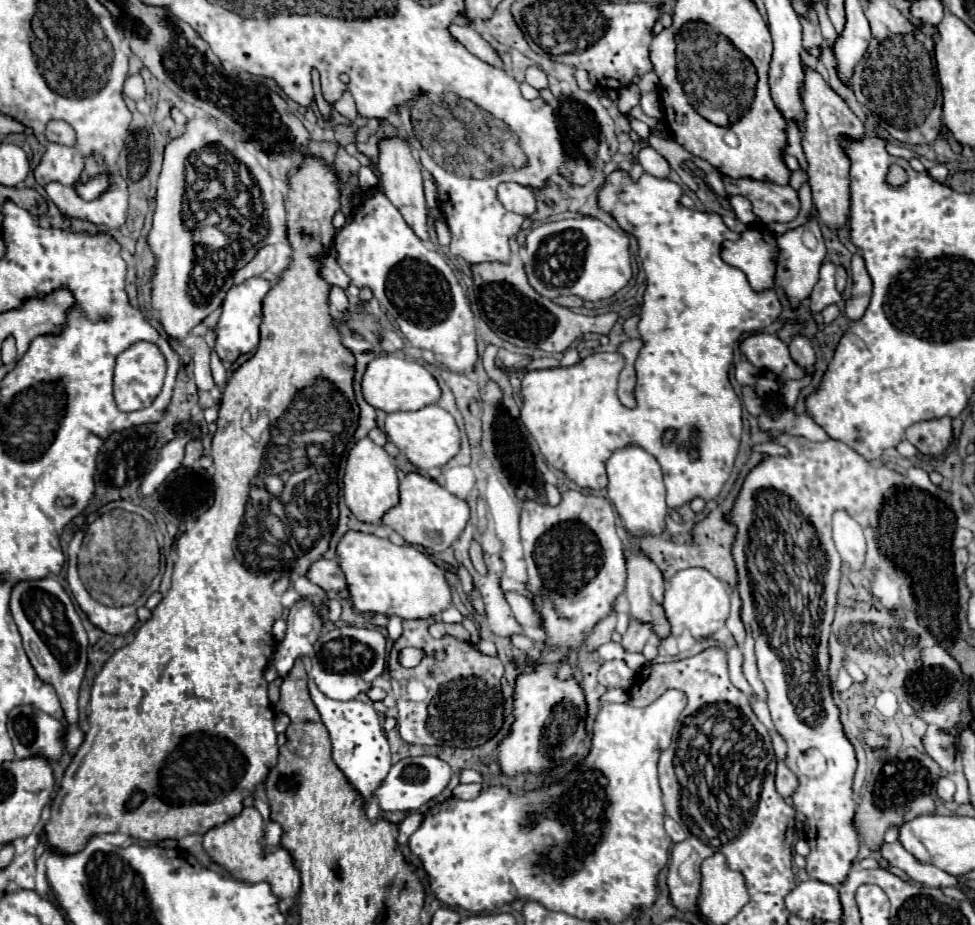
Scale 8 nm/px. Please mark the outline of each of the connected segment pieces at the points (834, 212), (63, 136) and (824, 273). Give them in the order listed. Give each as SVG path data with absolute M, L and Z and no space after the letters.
M804 68L806 80L802 90L802 104L806 110L804 120L804 136L802 136L802 148L808 160L808 182L812 186L812 200L814 208L820 216L820 220L832 228L842 228L850 218L850 162L846 154L840 150L838 136L846 134L850 138L862 138L864 136L864 124L860 118L846 106L846 102L822 80L820 74L816 74L810 68Z
M52 120L48 122L46 126L46 138L50 142L56 142L56 144L66 144L66 146L74 146L76 144L76 132L74 128L64 122L64 120Z
M824 264L820 268L820 280L816 282L812 294L810 294L810 312L818 314L822 312L828 304L838 304L842 300L840 292L834 286L834 264Z

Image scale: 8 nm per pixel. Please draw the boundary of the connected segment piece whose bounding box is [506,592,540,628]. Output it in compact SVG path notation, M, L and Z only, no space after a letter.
M506 592L506 602L510 604L510 608L512 608L512 612L520 624L540 628L540 618L538 618L536 610L530 606L530 602L522 594Z

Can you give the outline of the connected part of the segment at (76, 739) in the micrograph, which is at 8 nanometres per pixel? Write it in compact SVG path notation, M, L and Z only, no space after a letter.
M68 730L66 732L66 750L74 752L82 744L82 740L84 740L84 736L80 730Z

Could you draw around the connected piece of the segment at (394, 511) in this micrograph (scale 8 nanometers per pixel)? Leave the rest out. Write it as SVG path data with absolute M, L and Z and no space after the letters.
M410 472L400 482L400 502L384 514L382 522L386 526L390 526L394 532L398 532L408 544L418 544L418 546L424 546L426 550L442 552L466 528L468 504L464 500L456 498L454 494L450 494L440 484L436 484L432 478Z

